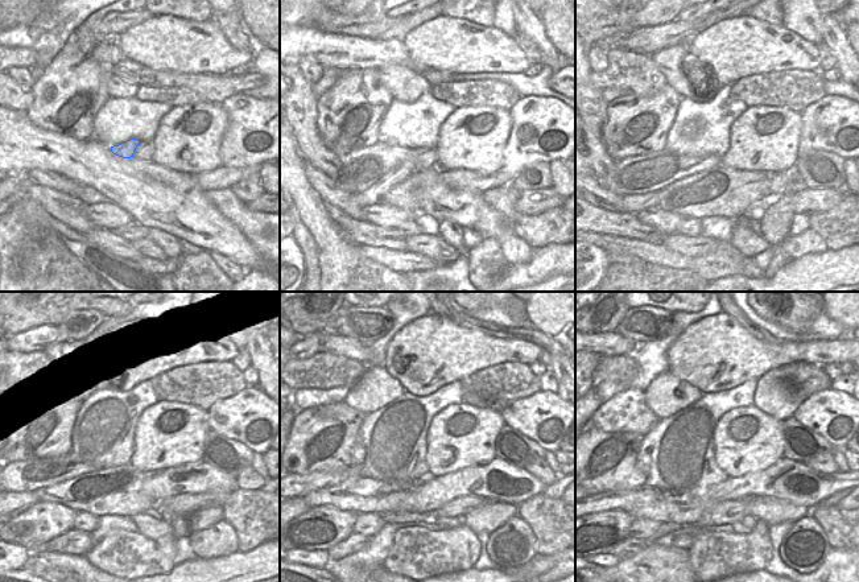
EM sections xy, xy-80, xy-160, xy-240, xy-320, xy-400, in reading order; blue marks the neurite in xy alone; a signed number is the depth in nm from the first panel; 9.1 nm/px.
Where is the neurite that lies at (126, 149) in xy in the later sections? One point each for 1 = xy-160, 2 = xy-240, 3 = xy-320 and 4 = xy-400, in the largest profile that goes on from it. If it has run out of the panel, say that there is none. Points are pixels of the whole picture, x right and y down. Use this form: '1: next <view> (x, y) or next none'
1: next xy-160 (632, 203)
2: next xy-240 (11, 503)
3: next xy-320 (306, 507)
4: next none

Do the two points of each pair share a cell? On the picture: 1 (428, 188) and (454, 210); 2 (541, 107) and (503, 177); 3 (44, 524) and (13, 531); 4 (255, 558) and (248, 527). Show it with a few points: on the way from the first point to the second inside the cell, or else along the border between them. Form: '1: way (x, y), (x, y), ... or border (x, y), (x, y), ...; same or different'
1: border (469, 189), (445, 188), (425, 199), (420, 211); different
2: way (523, 123), (517, 128), (517, 153), (515, 159); same
3: way (36, 525), (31, 529), (21, 529); same
4: border (265, 541), (250, 550), (238, 550); different

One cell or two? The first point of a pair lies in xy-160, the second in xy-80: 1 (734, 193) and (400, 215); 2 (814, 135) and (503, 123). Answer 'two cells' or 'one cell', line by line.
1: two cells
2: two cells

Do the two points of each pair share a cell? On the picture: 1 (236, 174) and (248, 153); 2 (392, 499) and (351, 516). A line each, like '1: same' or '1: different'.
1: different
2: different

